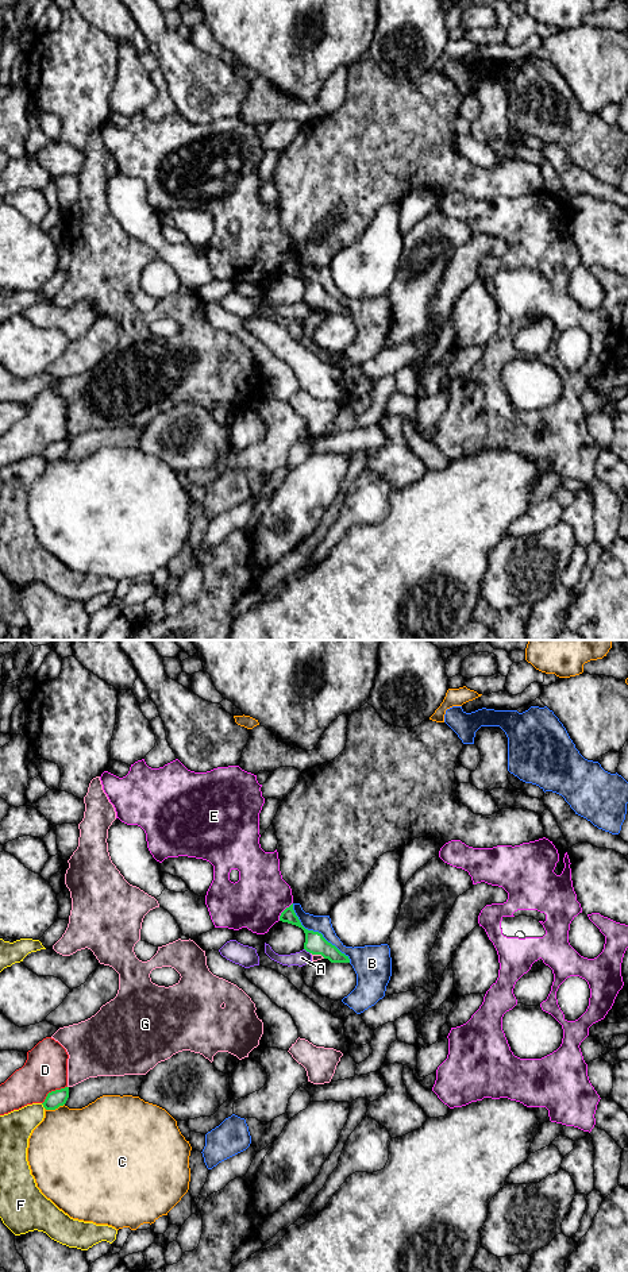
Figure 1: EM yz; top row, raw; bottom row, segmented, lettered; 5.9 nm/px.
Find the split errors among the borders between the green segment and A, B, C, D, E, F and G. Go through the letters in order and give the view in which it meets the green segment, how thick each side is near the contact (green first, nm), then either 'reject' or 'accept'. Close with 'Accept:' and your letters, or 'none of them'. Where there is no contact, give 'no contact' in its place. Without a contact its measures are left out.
A: contact in yz; calibres 120 and 90 nm; reject
B: contact in yz; calibres 120 and 110 nm; reject
C: contact in yz; calibres 100 and 460 nm; reject
D: contact in yz; calibres 100 and 260 nm; reject
E: contact in yz; calibres 110 and 320 nm; reject
F: contact in yz; calibres 100 and 190 nm; reject
G: contact in yz; calibres 120 and 50 nm; reject
Accept: none of them

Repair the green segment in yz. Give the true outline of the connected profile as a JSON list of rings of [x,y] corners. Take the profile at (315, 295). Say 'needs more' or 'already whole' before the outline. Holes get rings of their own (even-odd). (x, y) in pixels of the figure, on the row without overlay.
already whole; [[[293,255],[281,265],[280,273],[296,277],[304,282],[305,285],[304,301],[307,304],[312,307],[321,307],[331,315],[350,315],[348,308],[346,308],[335,297],[328,294],[321,285],[308,282],[301,277],[298,269],[293,262]]]

